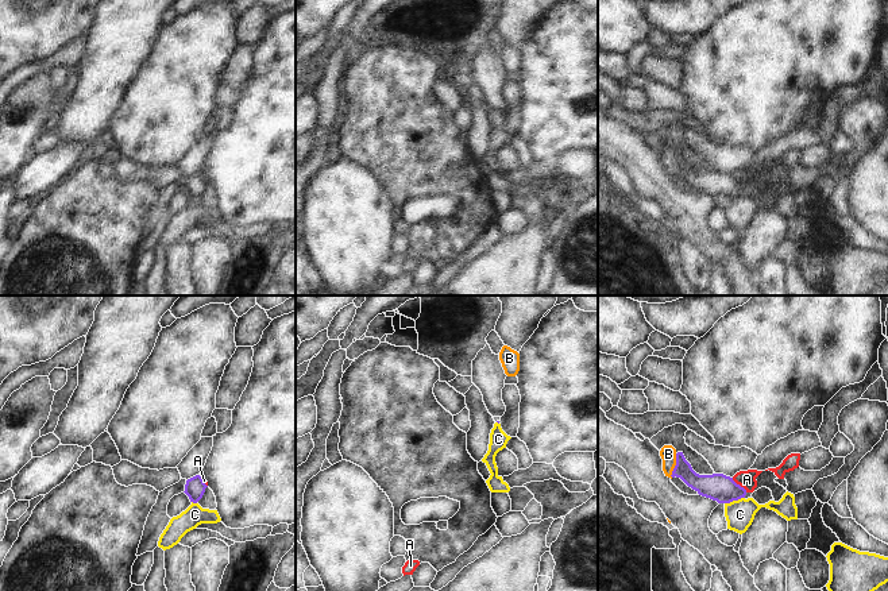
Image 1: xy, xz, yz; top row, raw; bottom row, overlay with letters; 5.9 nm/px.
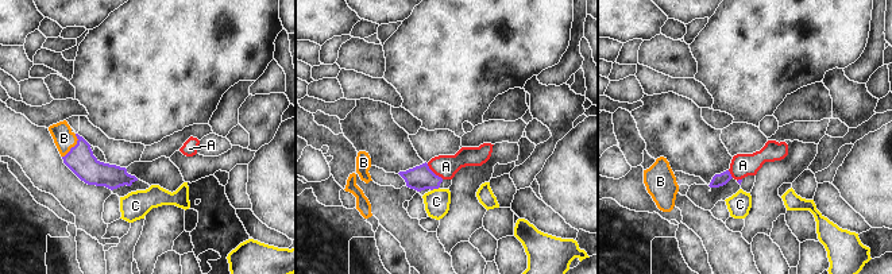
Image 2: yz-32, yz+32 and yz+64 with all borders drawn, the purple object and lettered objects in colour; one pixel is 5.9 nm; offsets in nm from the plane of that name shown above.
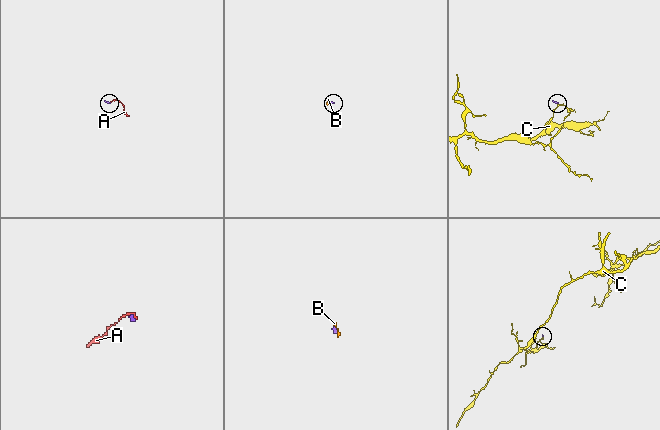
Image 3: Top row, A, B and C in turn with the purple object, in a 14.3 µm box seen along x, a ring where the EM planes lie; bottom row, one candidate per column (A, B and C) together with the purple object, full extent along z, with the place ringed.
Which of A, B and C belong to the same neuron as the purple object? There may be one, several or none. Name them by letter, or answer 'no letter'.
B

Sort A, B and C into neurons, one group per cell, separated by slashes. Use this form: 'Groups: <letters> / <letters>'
Groups: A / B / C

